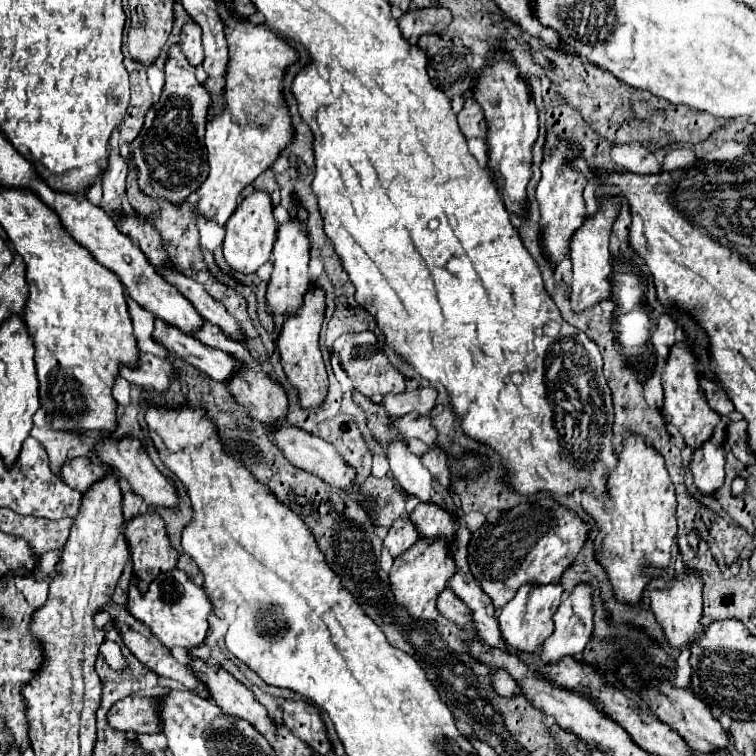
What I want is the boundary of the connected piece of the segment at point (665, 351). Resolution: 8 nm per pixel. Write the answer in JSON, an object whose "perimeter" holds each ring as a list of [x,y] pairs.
{"perimeter":[[[660,316],[656,320],[656,328],[652,332],[652,344],[656,348],[656,352],[668,360],[668,354],[670,354],[670,348],[676,344],[676,324],[672,322],[670,316]]]}

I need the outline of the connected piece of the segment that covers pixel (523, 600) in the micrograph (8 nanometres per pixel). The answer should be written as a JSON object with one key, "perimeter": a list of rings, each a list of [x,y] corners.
{"perimeter":[[[548,584],[548,586],[522,586],[516,596],[502,608],[502,612],[498,614],[498,624],[500,624],[500,632],[502,632],[502,640],[514,648],[516,652],[522,654],[530,654],[530,652],[538,652],[544,644],[546,638],[552,636],[554,632],[554,622],[552,616],[558,610],[562,602],[562,588]]]}

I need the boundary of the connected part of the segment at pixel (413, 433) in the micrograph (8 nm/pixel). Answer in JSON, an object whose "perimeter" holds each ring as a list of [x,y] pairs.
{"perimeter":[[[410,412],[410,414],[406,414],[406,416],[394,418],[390,426],[392,426],[404,440],[418,438],[418,440],[422,440],[426,446],[432,446],[434,440],[436,440],[436,430],[434,430],[430,418],[428,418],[428,416],[422,416],[422,414],[416,414],[416,412]]]}

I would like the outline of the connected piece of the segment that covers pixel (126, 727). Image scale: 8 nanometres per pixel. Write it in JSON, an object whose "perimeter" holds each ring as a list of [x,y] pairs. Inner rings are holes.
{"perimeter":[[[122,698],[108,712],[108,724],[120,732],[156,734],[160,732],[158,706],[154,698]]]}

